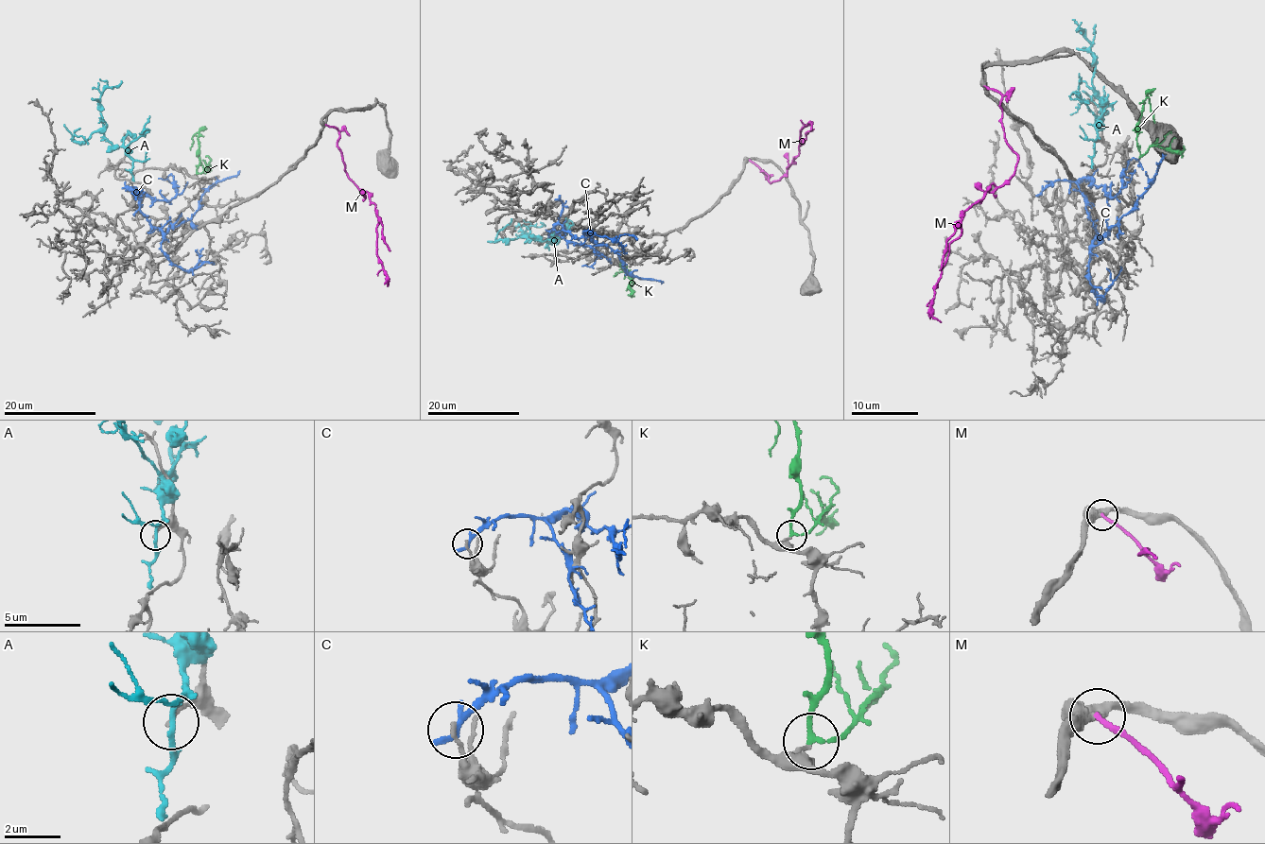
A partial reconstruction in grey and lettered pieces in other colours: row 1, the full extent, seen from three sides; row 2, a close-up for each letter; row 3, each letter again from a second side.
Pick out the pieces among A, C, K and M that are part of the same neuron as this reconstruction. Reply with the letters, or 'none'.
K

